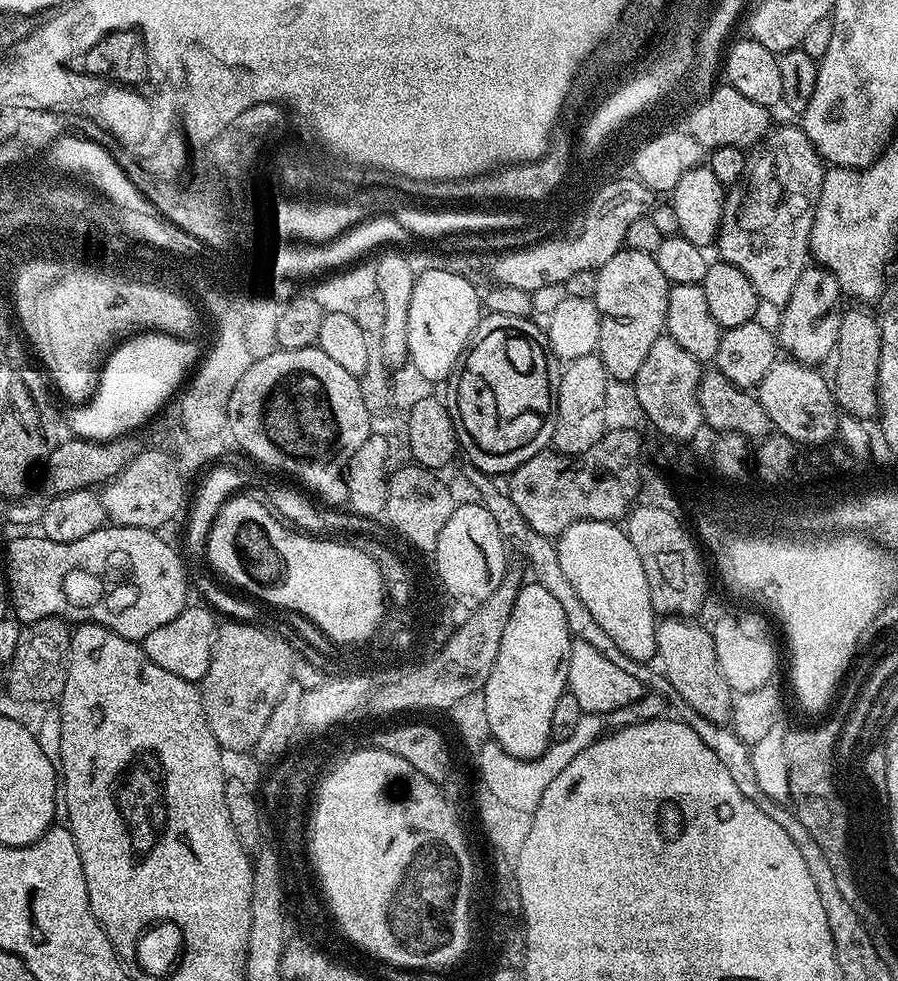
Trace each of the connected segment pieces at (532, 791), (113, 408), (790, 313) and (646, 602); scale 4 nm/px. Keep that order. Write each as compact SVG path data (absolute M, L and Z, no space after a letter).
M648 690L638 698L638 702L630 702L630 706L622 706L618 710L610 710L604 714L581 712L574 734L570 734L570 738L553 740L548 749L533 760L516 760L510 754L506 754L501 745L498 749L488 748L484 754L484 780L492 784L492 792L498 802L506 806L525 808L527 812L531 812L532 804L542 802L542 794L546 794L550 782L554 782L554 778L558 778L558 774L562 774L562 770L566 770L566 766L570 766L570 762L574 762L574 758L582 754L582 750L594 746L609 730L629 728L642 722L661 719L665 715L664 704L666 708L665 697L659 692Z
M157 332L127 337L105 360L91 399L63 411L65 429L77 439L107 442L142 428L156 416L166 398L171 399L181 389L203 354L194 340L186 338Z
M809 266L805 268L802 278L798 278L798 286L794 286L794 294L782 306L784 312L780 316L780 332L778 328L778 344L784 348L789 357L801 364L820 366L824 359L831 357L836 351L839 322L842 313L842 293L834 274L827 268Z
M583 520L560 533L555 545L563 573L598 625L613 638L614 646L635 660L653 659L658 617L652 610L642 558L638 558L638 550L634 550L634 542L630 542L627 531L610 520Z

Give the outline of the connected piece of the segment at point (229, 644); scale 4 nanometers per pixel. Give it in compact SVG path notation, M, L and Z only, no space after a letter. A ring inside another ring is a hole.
M234 625L226 628L216 646L215 659L205 684L205 704L210 722L210 734L225 753L251 753L266 722L276 711L275 700L287 679L288 648L274 633L253 631Z

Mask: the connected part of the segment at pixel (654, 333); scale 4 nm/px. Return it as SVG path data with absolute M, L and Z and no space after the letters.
M625 247L596 272L597 290L594 297L600 311L600 342L598 355L613 381L635 381L650 346L665 335L668 280L658 270L655 255Z

